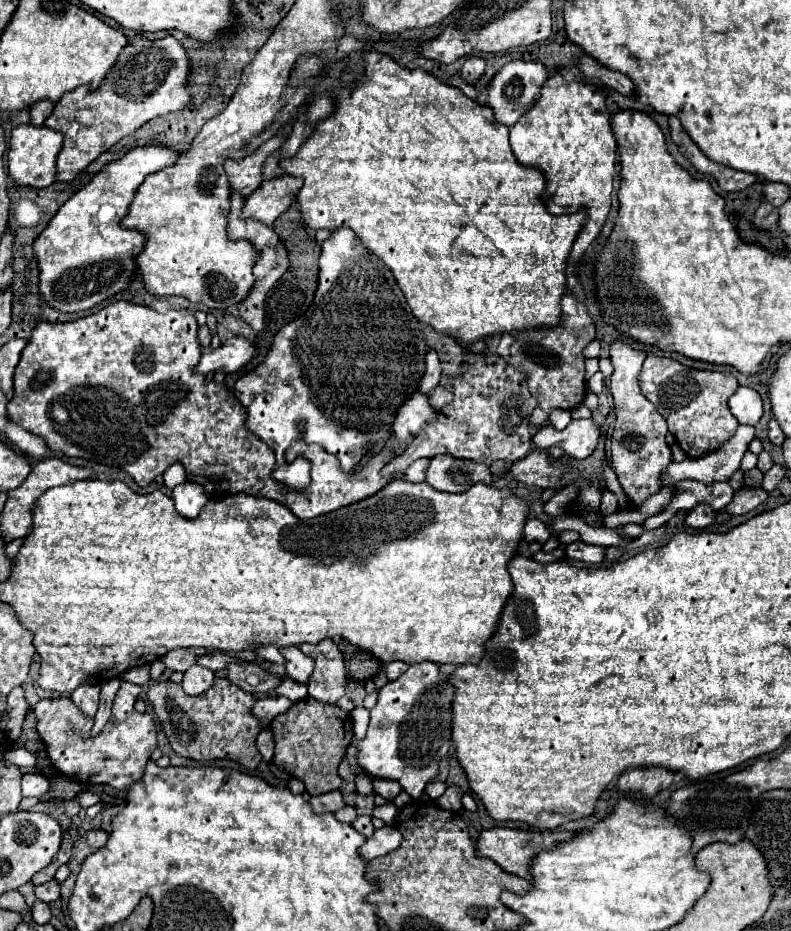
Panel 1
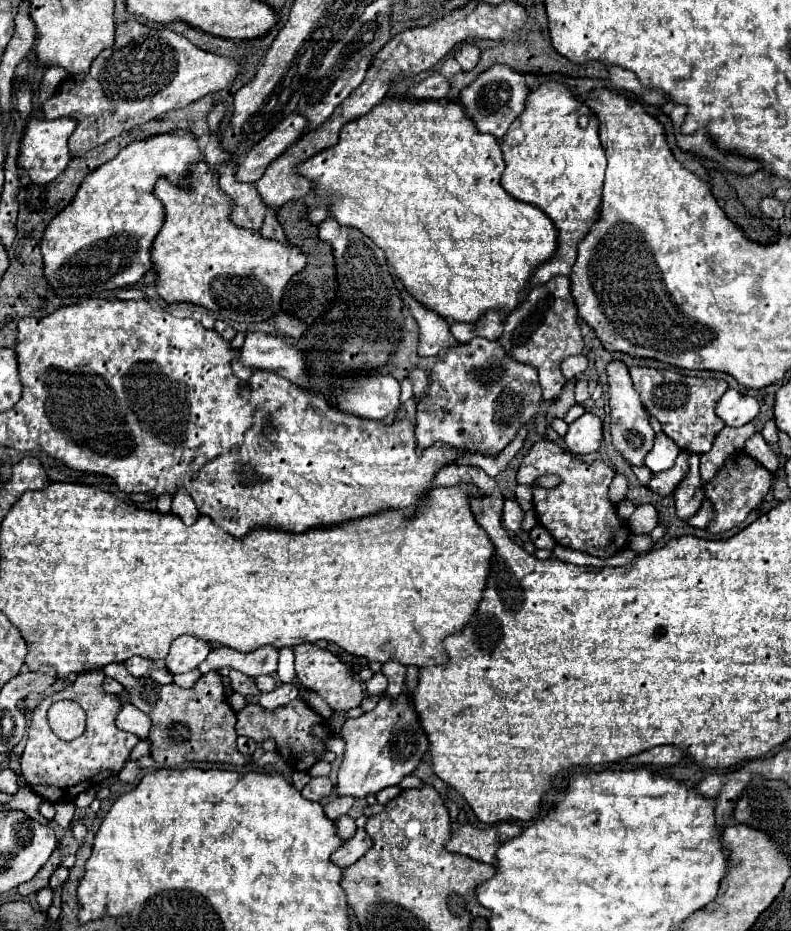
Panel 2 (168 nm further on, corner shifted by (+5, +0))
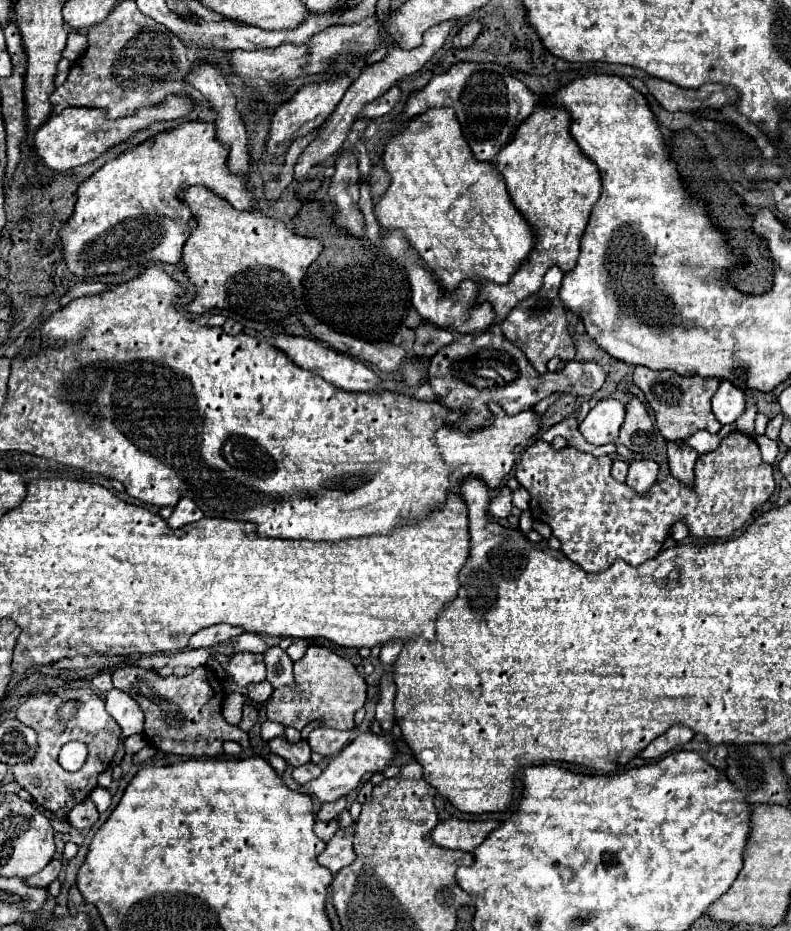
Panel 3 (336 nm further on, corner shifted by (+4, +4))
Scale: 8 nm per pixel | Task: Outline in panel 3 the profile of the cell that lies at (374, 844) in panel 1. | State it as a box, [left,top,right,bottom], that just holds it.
[318,829,354,875]

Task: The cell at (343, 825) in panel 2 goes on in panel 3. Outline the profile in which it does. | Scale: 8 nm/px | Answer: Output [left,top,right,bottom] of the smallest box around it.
[314,819,338,841]

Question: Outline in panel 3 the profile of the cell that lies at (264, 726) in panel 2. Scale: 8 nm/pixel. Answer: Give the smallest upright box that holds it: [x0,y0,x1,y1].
[222,693,246,725]

